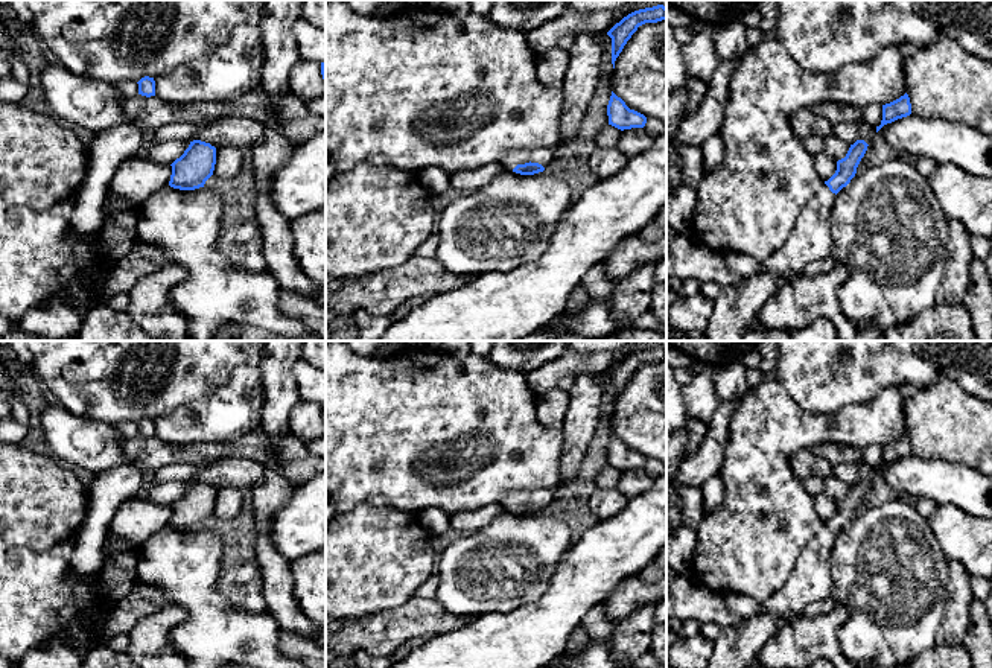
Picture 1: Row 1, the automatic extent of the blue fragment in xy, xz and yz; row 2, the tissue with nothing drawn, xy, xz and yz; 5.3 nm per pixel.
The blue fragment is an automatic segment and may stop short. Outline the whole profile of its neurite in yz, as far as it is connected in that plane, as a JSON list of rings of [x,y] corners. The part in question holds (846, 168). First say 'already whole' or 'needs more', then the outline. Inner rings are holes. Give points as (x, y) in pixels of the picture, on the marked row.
needs more; [[[864,140],[851,145],[846,157],[837,161],[835,173],[803,207],[787,243],[762,262],[758,275],[721,288],[704,330],[707,341],[741,341],[750,320],[784,286],[787,277],[799,277],[808,263],[832,254],[831,215],[835,196],[855,177],[867,146]]]

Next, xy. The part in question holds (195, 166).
already whole; [[[193,140],[184,154],[172,166],[169,186],[180,190],[204,187],[213,175],[216,164],[216,148],[210,143]]]

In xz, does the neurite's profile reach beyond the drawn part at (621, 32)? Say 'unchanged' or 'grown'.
unchanged

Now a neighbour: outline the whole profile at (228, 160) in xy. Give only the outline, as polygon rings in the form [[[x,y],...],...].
[[[236,148],[216,149],[216,164],[213,173],[219,180],[234,178],[243,167],[243,151]]]

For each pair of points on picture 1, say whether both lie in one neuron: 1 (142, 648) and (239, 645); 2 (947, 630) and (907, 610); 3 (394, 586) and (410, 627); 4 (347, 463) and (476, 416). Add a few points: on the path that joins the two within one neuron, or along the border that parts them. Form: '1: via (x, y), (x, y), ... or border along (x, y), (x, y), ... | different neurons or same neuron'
1: border along (187, 613), (171, 635), (171, 642), (177, 652) | different neurons
2: border along (947, 592), (936, 644) | different neurons
3: border along (414, 595), (396, 607), (365, 613) | different neurons
4: via (379, 432), (445, 431) | same neuron

